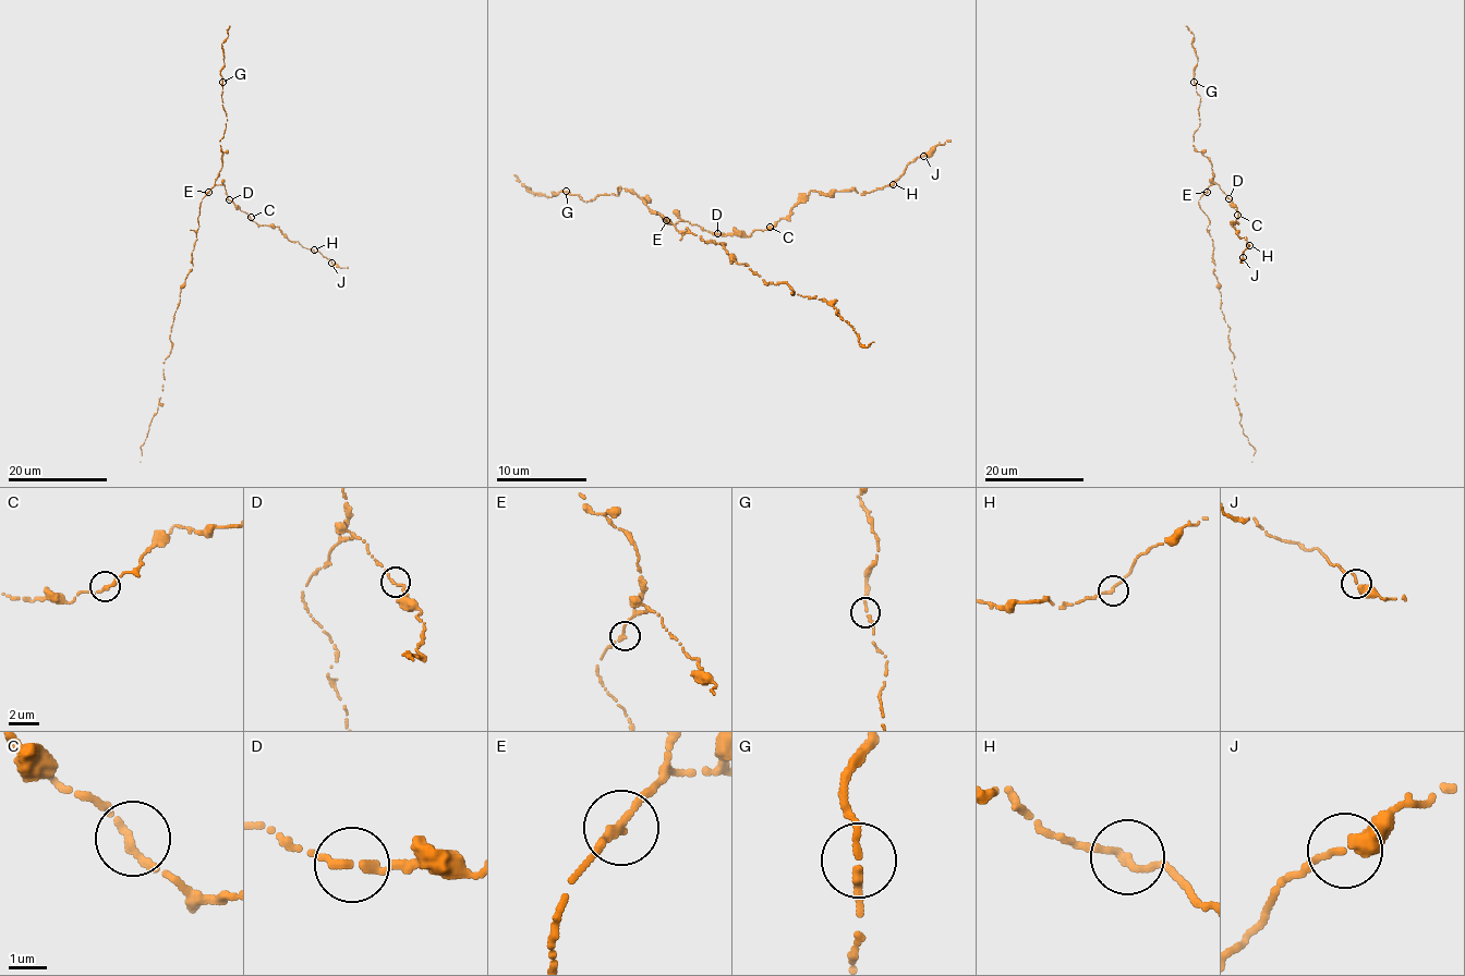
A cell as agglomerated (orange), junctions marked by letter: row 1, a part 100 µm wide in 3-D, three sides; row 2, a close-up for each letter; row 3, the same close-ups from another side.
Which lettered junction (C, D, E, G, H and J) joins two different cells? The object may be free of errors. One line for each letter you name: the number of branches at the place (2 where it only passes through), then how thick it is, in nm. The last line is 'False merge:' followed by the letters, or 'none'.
False merge: none

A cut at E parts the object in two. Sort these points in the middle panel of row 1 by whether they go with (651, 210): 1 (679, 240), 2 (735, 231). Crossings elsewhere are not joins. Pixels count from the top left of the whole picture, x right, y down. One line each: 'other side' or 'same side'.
1: other side
2: same side

